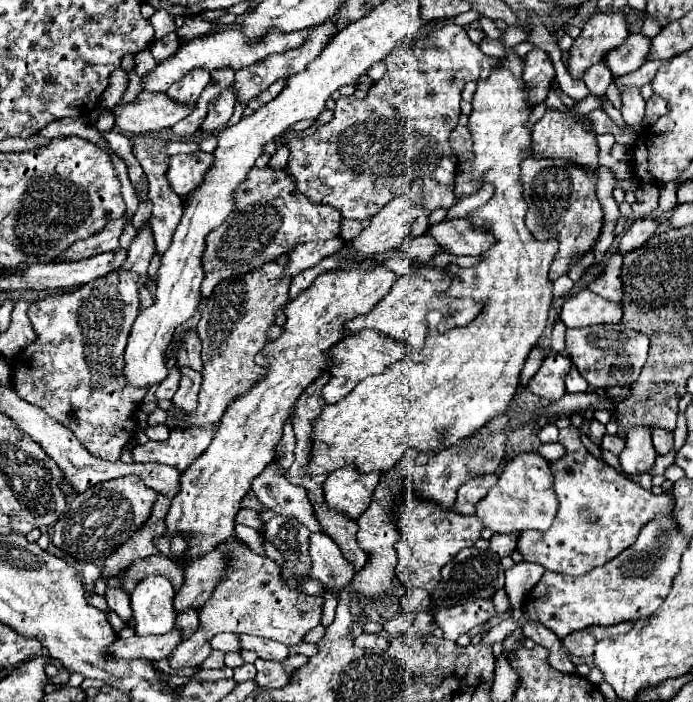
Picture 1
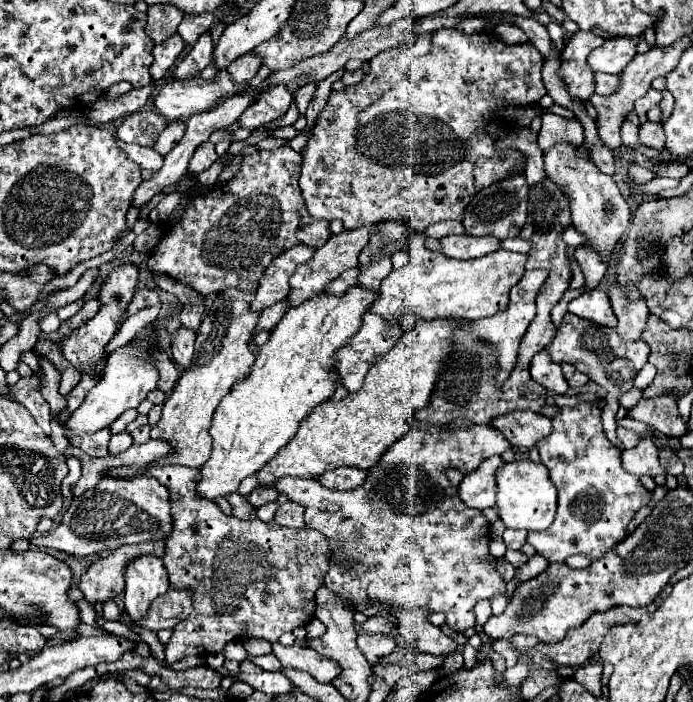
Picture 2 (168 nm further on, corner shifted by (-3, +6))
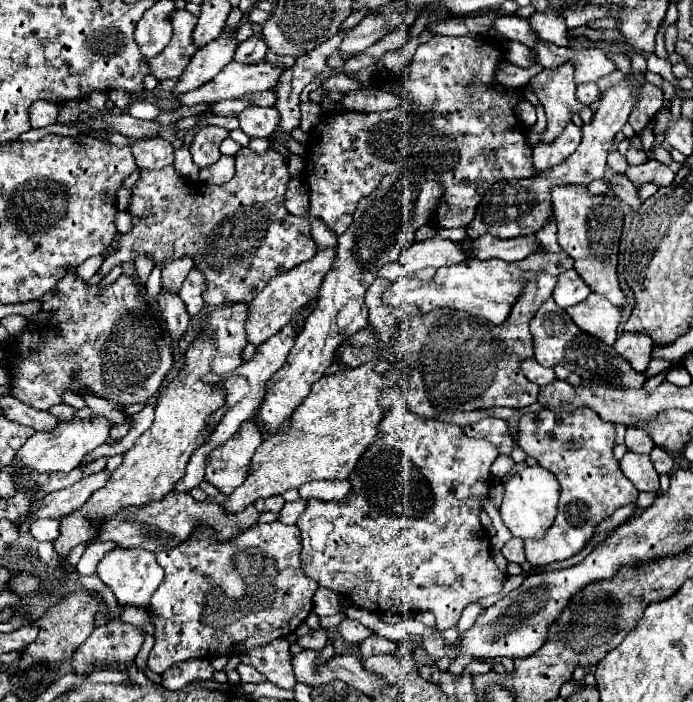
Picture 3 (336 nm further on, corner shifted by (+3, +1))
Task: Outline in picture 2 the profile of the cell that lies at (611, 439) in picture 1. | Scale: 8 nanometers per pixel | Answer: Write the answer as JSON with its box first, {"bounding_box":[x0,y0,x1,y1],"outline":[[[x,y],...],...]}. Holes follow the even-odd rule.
{"bounding_box":[617,427,641,449],"outline":[[[617,427],[617,437],[623,441],[623,445],[629,449],[629,447],[633,447],[633,445],[637,445],[637,441],[641,439],[641,435],[639,433],[635,433],[635,431],[629,431],[629,429],[625,429],[625,427]]]}

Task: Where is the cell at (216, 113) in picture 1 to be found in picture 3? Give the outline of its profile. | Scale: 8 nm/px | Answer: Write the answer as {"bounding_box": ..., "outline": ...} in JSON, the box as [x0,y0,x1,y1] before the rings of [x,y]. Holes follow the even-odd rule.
{"bounding_box":[235,34,267,64],"outline":[[[253,34],[253,36],[247,38],[247,40],[243,42],[243,46],[239,46],[239,50],[235,52],[235,62],[255,64],[255,62],[261,62],[261,60],[265,58],[265,52],[267,52],[265,42],[261,42],[259,34]]]}

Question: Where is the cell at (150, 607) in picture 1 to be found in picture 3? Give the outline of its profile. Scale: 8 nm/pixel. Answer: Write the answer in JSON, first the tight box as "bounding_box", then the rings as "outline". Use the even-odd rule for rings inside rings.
{"bounding_box":[97,548,163,608],"outline":[[[113,548],[105,554],[105,558],[97,566],[97,576],[105,586],[109,586],[121,606],[137,606],[147,608],[151,594],[159,588],[163,582],[163,568],[157,564],[155,554],[147,552],[143,548]]]}

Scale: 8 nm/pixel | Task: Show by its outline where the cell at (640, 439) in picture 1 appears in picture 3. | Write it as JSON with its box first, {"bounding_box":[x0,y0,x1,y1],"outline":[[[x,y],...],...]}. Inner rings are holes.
{"bounding_box":[621,452,659,492],"outline":[[[625,452],[621,460],[623,474],[633,482],[639,492],[657,492],[659,490],[659,474],[655,472],[649,454]]]}

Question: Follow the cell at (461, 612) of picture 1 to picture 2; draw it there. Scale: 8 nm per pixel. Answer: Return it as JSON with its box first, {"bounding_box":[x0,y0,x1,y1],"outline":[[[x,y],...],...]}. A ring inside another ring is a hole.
{"bounding_box":[275,417,511,631],"outline":[[[409,417],[409,433],[395,441],[387,453],[367,471],[364,485],[353,491],[331,491],[319,485],[315,479],[301,481],[297,477],[283,477],[275,483],[279,493],[287,493],[291,501],[305,507],[305,523],[329,541],[329,571],[325,573],[325,585],[333,593],[347,597],[355,603],[361,599],[375,599],[407,609],[429,609],[447,615],[447,625],[453,631],[475,627],[473,607],[481,599],[491,599],[495,593],[505,593],[505,581],[497,573],[493,557],[489,557],[489,521],[481,511],[467,507],[457,493],[455,485],[449,485],[445,469],[461,469],[463,475],[473,473],[487,457],[501,455],[511,445],[501,431],[491,425],[473,425],[469,421],[449,423],[453,429],[429,429],[419,419]],[[341,559],[349,561],[351,577],[343,577]]]}

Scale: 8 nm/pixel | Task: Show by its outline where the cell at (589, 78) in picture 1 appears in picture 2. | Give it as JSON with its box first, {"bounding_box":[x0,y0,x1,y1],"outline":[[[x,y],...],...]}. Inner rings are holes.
{"bounding_box":[575,247,605,291],"outline":[[[577,247],[575,251],[575,261],[581,267],[583,275],[585,275],[585,291],[593,291],[595,287],[599,287],[599,283],[605,277],[605,265],[601,263],[599,255],[593,249],[587,247]]]}

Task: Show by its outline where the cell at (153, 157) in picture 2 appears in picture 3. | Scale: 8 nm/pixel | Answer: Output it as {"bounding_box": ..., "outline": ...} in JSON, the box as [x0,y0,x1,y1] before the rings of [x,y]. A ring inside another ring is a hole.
{"bounding_box":[99,148,315,306],"outline":[[[241,148],[235,156],[235,176],[227,182],[227,184],[221,184],[221,186],[211,186],[211,184],[203,184],[203,182],[185,182],[177,170],[173,166],[167,166],[163,170],[139,170],[141,178],[139,182],[133,186],[133,198],[131,198],[131,204],[129,204],[129,214],[133,216],[133,230],[129,234],[123,234],[121,240],[119,240],[119,250],[115,254],[111,254],[109,258],[105,258],[105,262],[101,264],[99,268],[99,274],[101,276],[107,276],[117,264],[121,262],[133,262],[137,256],[147,256],[151,258],[157,266],[165,266],[177,258],[183,258],[183,256],[191,256],[195,260],[195,270],[201,270],[203,276],[205,276],[205,290],[203,290],[203,300],[209,304],[209,306],[223,306],[223,304],[235,304],[235,302],[249,302],[251,298],[255,298],[255,294],[259,294],[259,290],[263,290],[263,286],[267,286],[267,282],[287,270],[291,270],[291,266],[297,266],[299,262],[305,262],[309,258],[315,256],[315,242],[311,238],[311,226],[305,218],[299,218],[299,216],[293,216],[291,212],[287,212],[285,208],[285,192],[287,192],[287,184],[291,180],[291,174],[287,170],[287,158],[283,154],[279,154],[277,150],[269,148],[265,154],[255,154],[251,148]]]}

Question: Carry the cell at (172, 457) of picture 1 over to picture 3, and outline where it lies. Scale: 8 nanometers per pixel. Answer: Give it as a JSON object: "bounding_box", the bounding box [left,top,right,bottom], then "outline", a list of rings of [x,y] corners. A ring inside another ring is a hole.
{"bounding_box":[31,470,111,520],"outline":[[[99,470],[95,474],[83,476],[79,482],[75,482],[69,488],[47,494],[43,498],[41,508],[35,514],[31,514],[31,520],[35,520],[35,518],[59,518],[59,516],[71,514],[73,510],[81,508],[85,504],[85,500],[95,490],[105,486],[105,482],[109,482],[109,478],[111,478],[109,470]]]}

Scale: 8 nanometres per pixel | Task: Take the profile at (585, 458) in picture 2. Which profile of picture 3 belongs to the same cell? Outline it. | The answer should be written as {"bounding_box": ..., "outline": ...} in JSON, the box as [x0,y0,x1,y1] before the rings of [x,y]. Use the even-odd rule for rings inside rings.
{"bounding_box":[517,408,637,566],"outline":[[[589,408],[563,414],[555,414],[551,410],[525,414],[519,420],[517,444],[527,456],[533,456],[539,466],[553,472],[561,486],[553,526],[539,540],[525,540],[525,556],[531,566],[545,566],[575,556],[593,538],[603,520],[607,520],[615,510],[637,500],[637,488],[623,476],[619,462],[613,456],[613,424],[603,422]]]}

